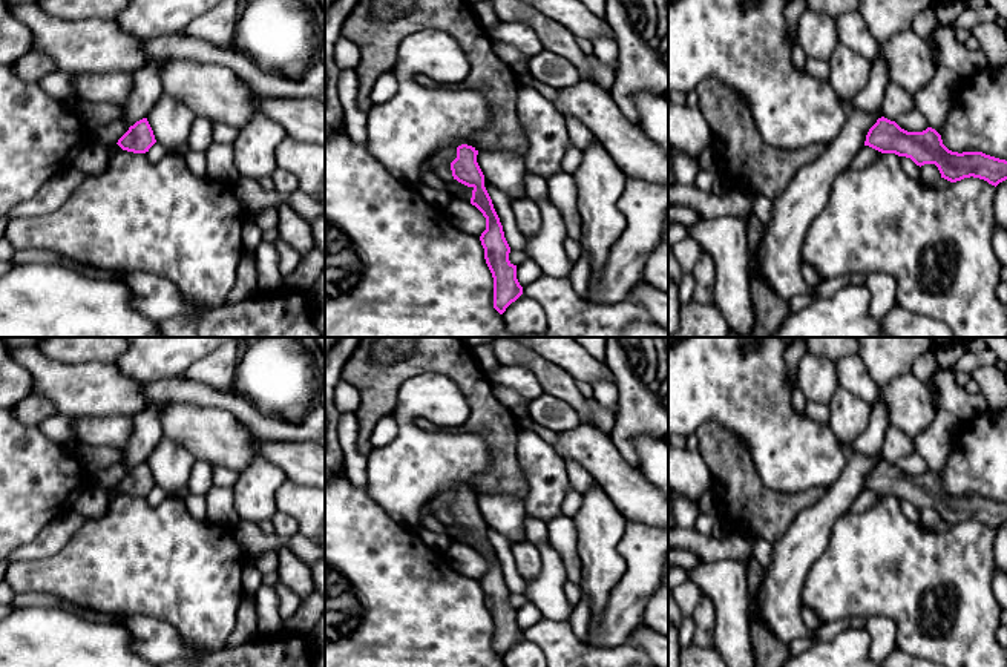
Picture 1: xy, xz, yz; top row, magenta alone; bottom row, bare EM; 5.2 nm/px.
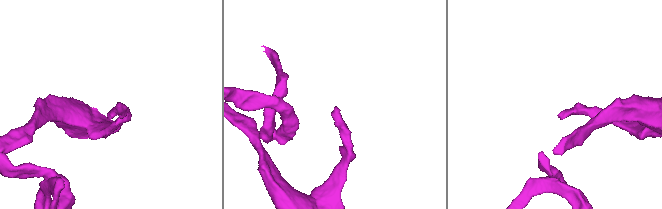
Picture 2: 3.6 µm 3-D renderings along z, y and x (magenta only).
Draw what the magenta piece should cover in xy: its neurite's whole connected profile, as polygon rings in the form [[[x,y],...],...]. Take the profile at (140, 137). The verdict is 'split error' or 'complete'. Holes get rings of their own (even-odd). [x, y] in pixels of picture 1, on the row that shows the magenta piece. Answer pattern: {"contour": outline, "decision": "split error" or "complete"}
{"contour": [[[143,118],[130,126],[116,144],[127,152],[146,153],[155,143],[153,130],[147,118]]], "decision": "complete"}

